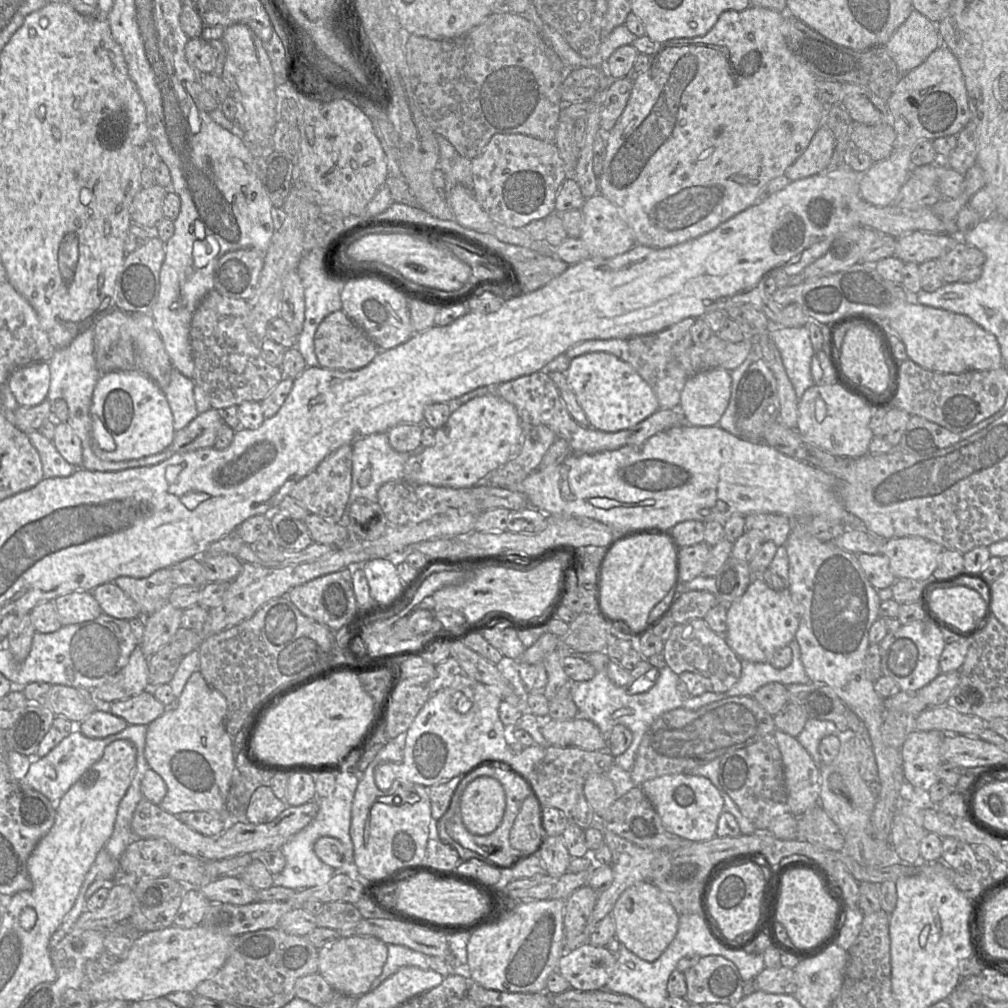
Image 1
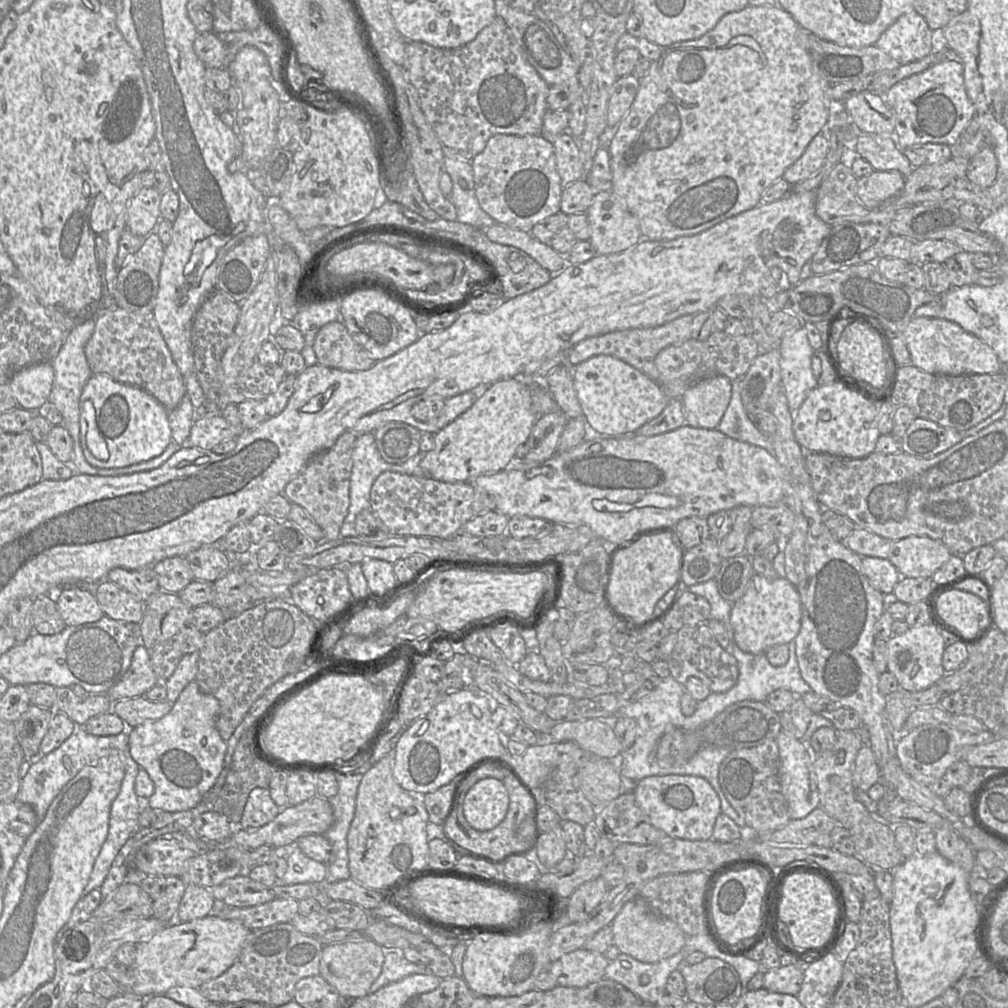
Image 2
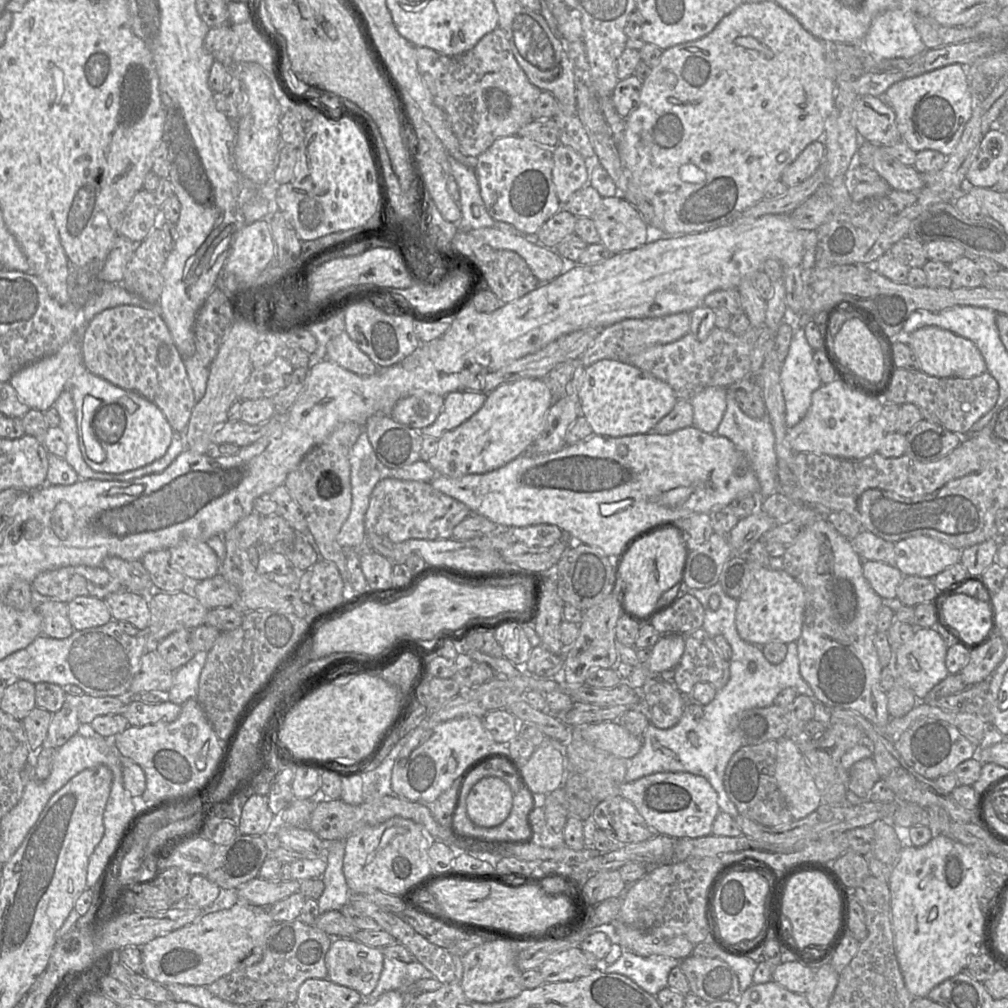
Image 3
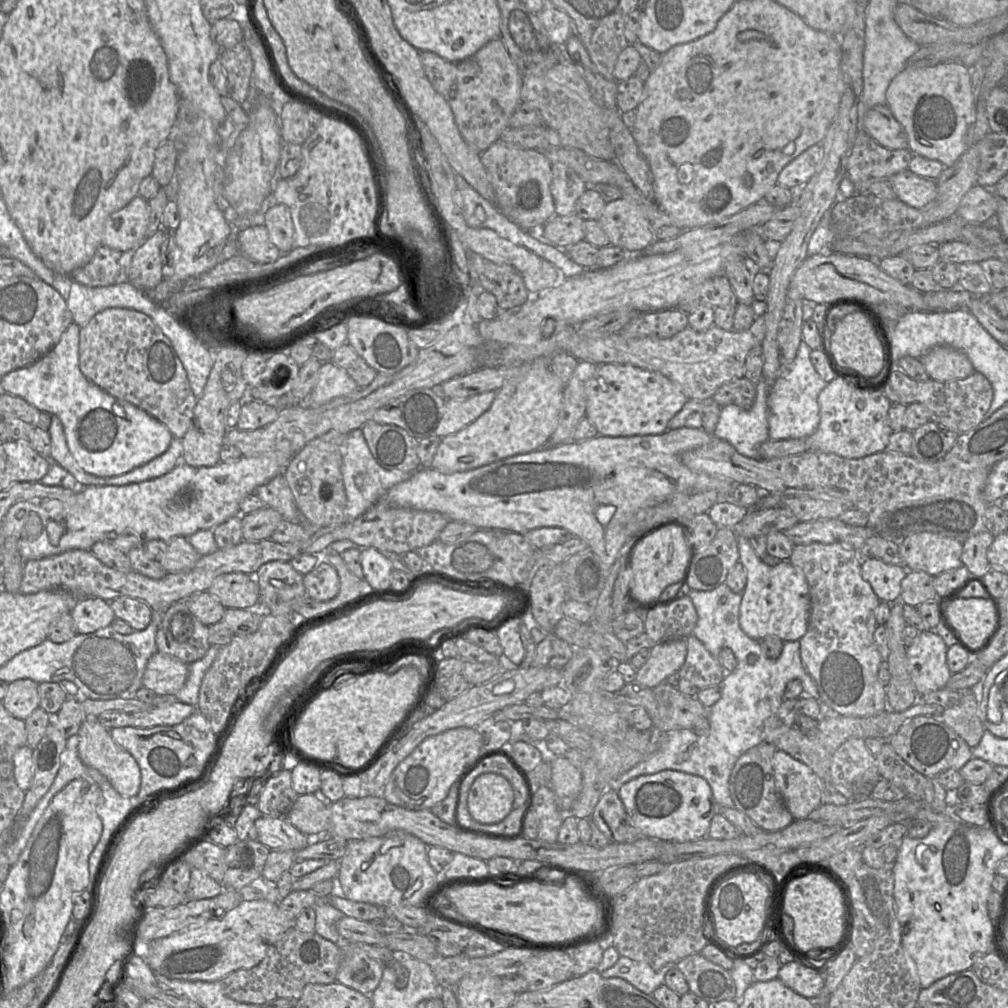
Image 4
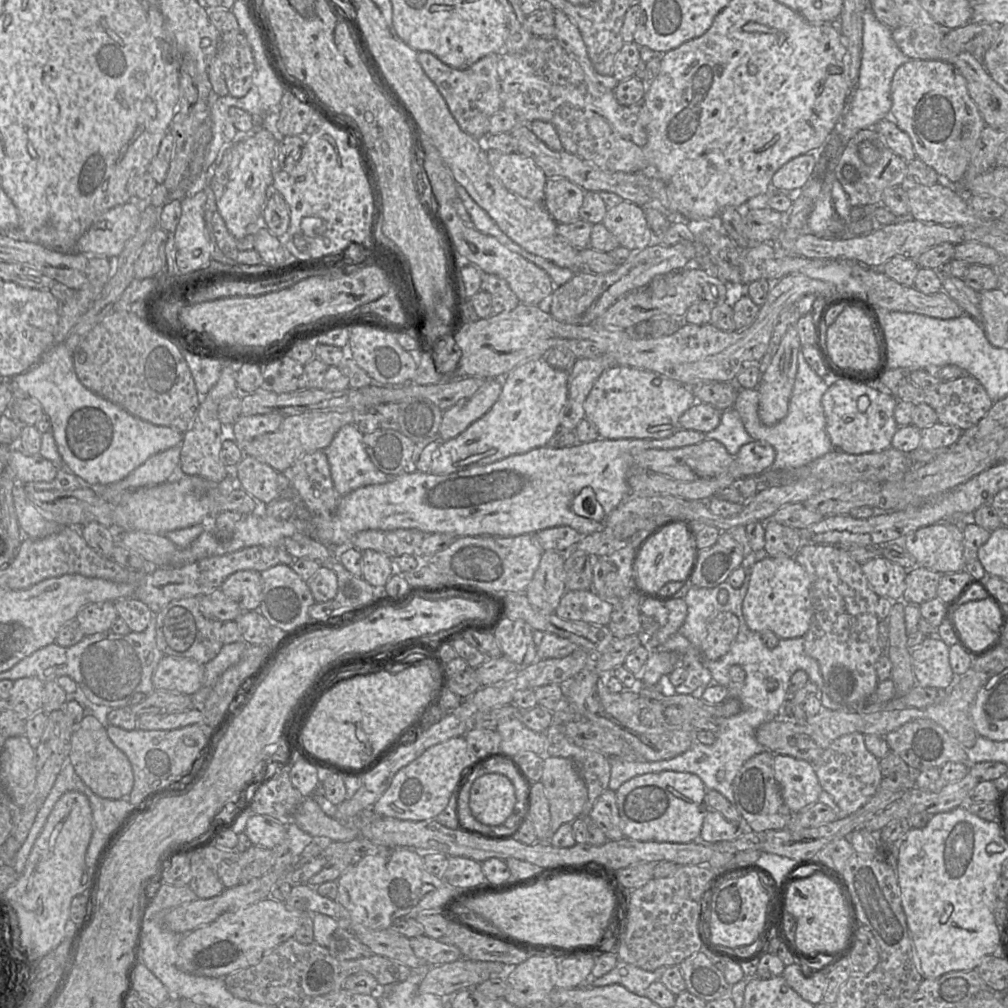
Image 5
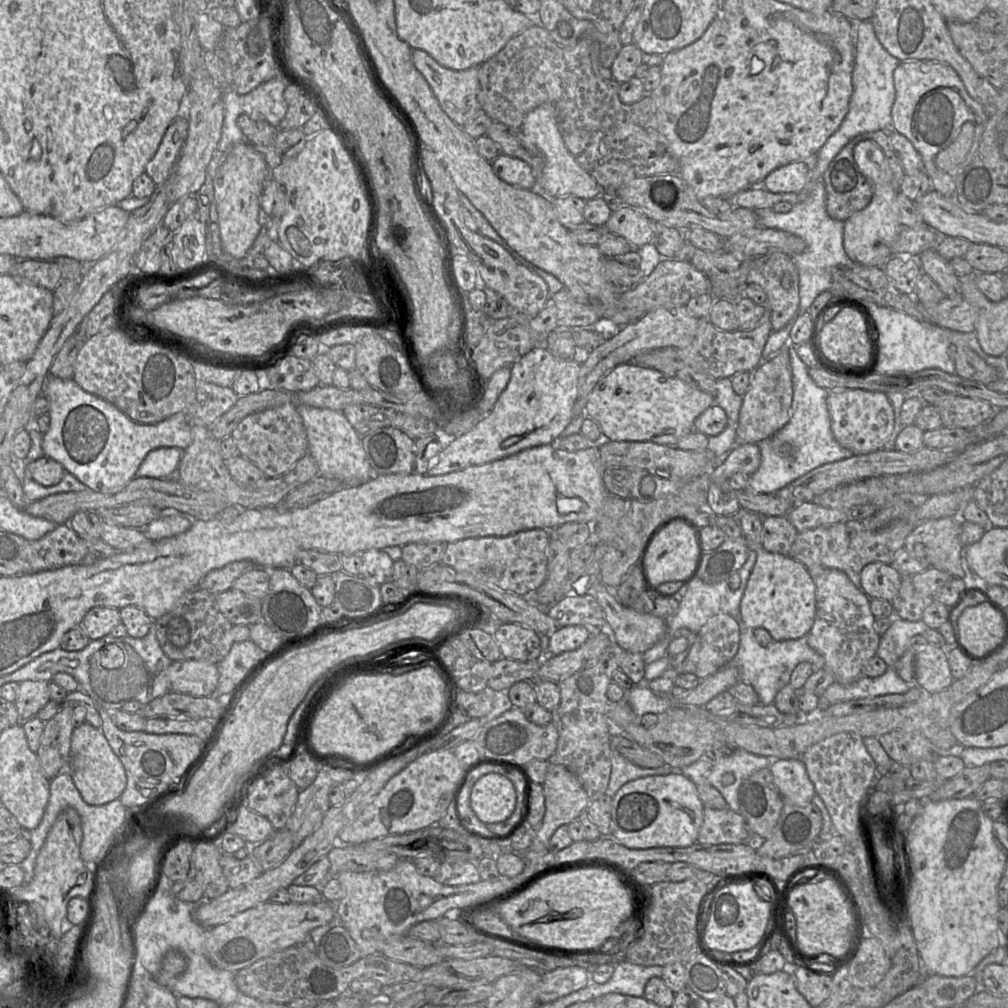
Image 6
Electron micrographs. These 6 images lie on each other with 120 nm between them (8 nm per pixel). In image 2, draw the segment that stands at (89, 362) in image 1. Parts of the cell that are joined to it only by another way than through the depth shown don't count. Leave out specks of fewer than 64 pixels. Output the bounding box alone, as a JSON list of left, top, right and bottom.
[48,315,181,476]

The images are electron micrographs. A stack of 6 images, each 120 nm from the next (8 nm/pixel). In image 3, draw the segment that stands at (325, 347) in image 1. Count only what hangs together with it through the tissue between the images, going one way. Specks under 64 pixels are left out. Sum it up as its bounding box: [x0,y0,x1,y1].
[326,330,377,376]

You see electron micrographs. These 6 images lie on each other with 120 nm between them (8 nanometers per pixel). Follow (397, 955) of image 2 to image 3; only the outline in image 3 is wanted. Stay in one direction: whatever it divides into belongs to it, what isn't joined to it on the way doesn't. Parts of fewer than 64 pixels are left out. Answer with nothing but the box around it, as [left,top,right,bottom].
[362,957,435,1006]

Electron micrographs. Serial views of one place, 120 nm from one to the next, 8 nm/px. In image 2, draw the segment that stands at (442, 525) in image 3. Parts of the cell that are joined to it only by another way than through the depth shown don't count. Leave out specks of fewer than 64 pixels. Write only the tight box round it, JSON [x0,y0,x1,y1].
[370,471,495,539]

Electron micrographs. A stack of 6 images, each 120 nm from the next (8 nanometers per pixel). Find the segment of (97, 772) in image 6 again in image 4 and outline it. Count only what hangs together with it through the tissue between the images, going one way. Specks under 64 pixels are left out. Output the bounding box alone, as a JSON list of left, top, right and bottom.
[77,717,141,798]

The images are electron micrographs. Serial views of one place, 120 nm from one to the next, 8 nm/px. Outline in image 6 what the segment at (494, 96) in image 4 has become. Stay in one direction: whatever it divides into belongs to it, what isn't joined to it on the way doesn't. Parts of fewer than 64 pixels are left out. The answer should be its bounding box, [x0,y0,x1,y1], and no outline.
[412,49,483,127]

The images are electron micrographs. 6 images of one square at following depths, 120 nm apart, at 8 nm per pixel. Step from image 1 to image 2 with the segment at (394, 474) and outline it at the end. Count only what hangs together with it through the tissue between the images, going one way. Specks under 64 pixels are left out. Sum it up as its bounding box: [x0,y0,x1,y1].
[340,433,425,537]

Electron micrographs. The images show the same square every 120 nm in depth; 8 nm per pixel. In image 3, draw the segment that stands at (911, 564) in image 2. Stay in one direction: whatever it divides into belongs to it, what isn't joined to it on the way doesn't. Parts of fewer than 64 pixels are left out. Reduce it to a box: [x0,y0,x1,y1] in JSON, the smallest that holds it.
[895,536,961,578]

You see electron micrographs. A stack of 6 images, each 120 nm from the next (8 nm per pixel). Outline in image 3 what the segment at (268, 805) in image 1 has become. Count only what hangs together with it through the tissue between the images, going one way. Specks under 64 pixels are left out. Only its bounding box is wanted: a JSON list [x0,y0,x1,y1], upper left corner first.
[240,795,277,836]

